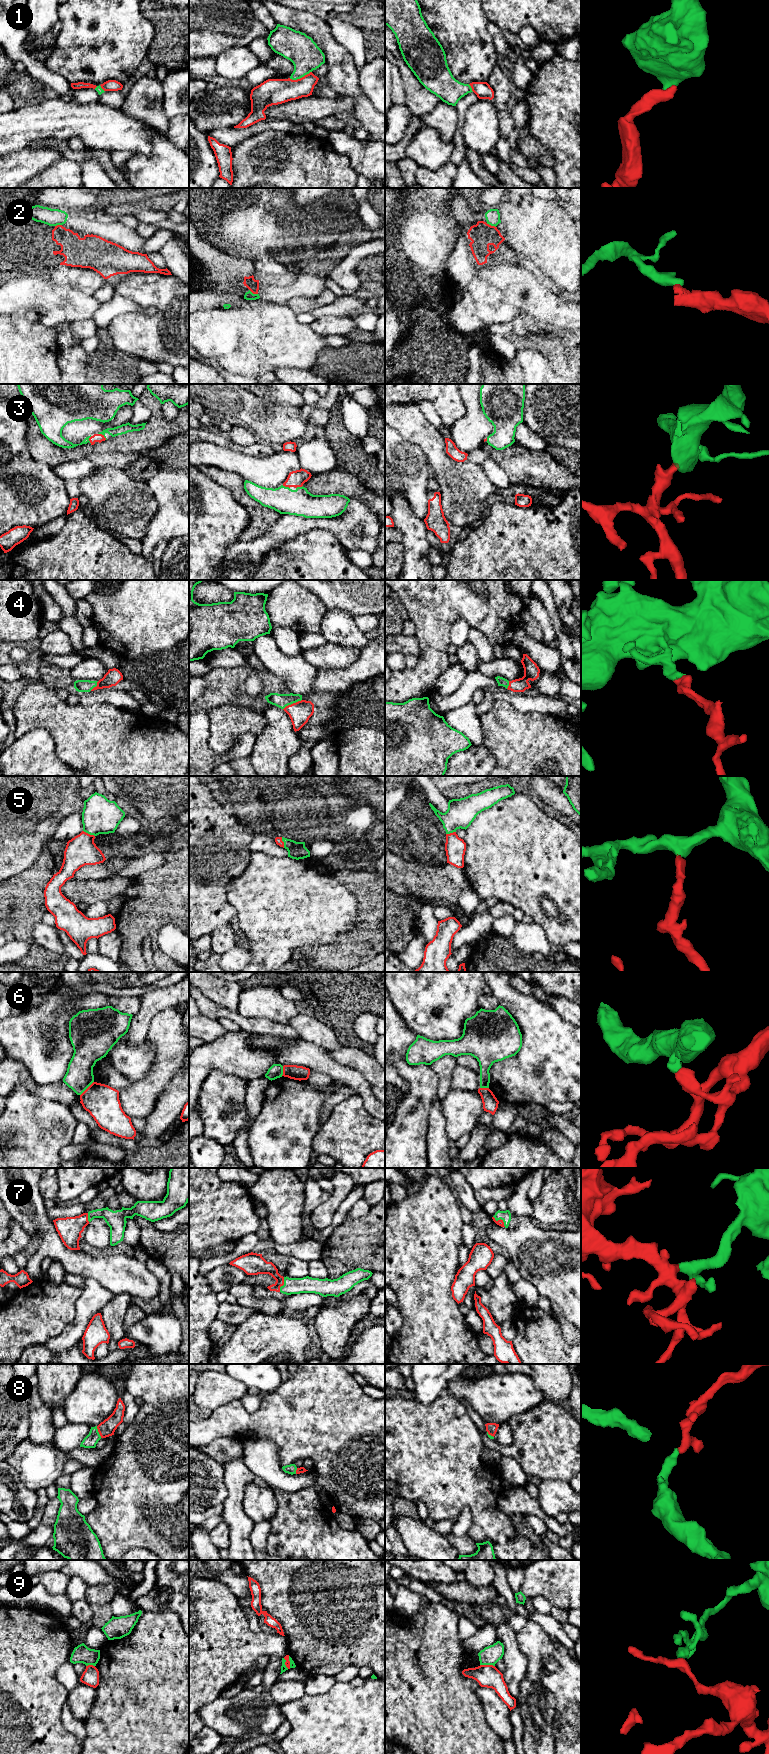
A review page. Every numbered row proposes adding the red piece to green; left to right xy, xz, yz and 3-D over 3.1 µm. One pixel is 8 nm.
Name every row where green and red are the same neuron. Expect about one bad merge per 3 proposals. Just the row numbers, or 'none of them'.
1, 3, 4, 5, 7, 8

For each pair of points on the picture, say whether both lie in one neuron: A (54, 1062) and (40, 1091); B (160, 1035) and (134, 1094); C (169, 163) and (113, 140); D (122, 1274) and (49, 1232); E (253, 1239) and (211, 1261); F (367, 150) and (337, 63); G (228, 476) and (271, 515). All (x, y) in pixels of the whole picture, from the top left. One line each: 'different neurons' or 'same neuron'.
A: different neurons
B: same neuron
C: different neurons
D: same neuron
E: same neuron
F: different neurons
G: same neuron

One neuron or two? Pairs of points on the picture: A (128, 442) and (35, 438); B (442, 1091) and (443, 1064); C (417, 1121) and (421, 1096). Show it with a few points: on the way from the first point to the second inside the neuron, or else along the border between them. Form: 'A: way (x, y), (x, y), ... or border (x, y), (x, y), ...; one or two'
A: way (105, 447), (87, 448), (76, 453), (58, 453); one
B: way (443, 1084), (443, 1071); one
C: way (417, 1115), (417, 1102); one

